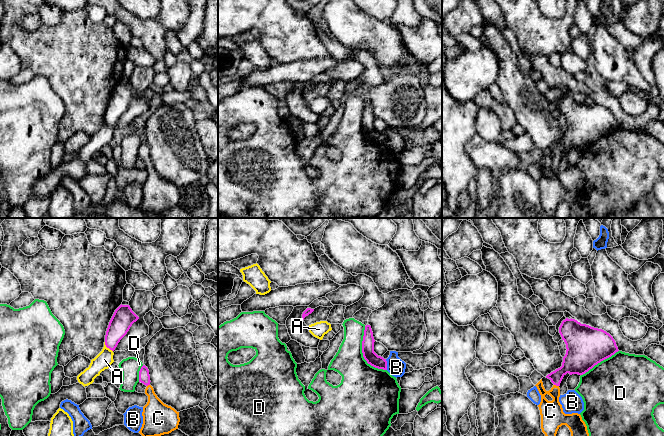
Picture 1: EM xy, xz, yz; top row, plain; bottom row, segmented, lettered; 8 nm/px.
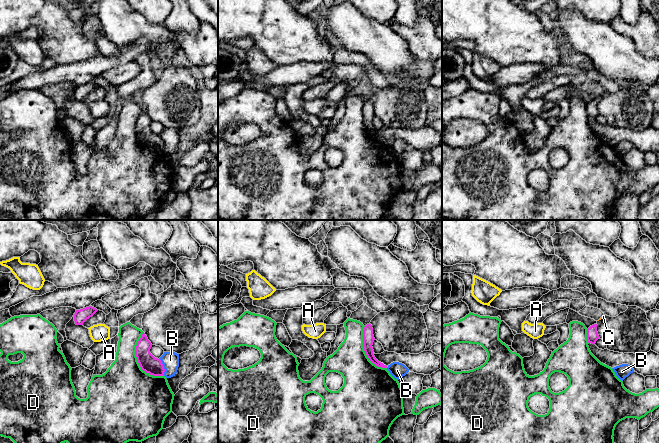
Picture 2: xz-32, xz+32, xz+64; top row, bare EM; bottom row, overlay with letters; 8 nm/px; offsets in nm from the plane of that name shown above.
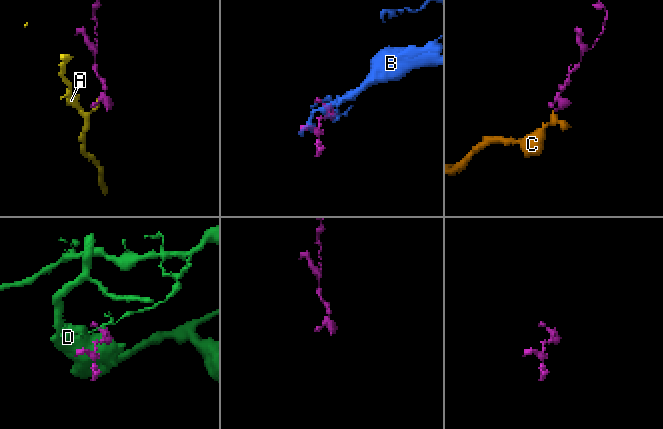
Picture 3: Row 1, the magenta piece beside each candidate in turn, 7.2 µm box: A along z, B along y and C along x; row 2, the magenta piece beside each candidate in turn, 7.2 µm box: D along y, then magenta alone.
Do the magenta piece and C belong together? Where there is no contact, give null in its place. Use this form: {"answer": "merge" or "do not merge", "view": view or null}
{"answer": "merge", "view": "yz"}

